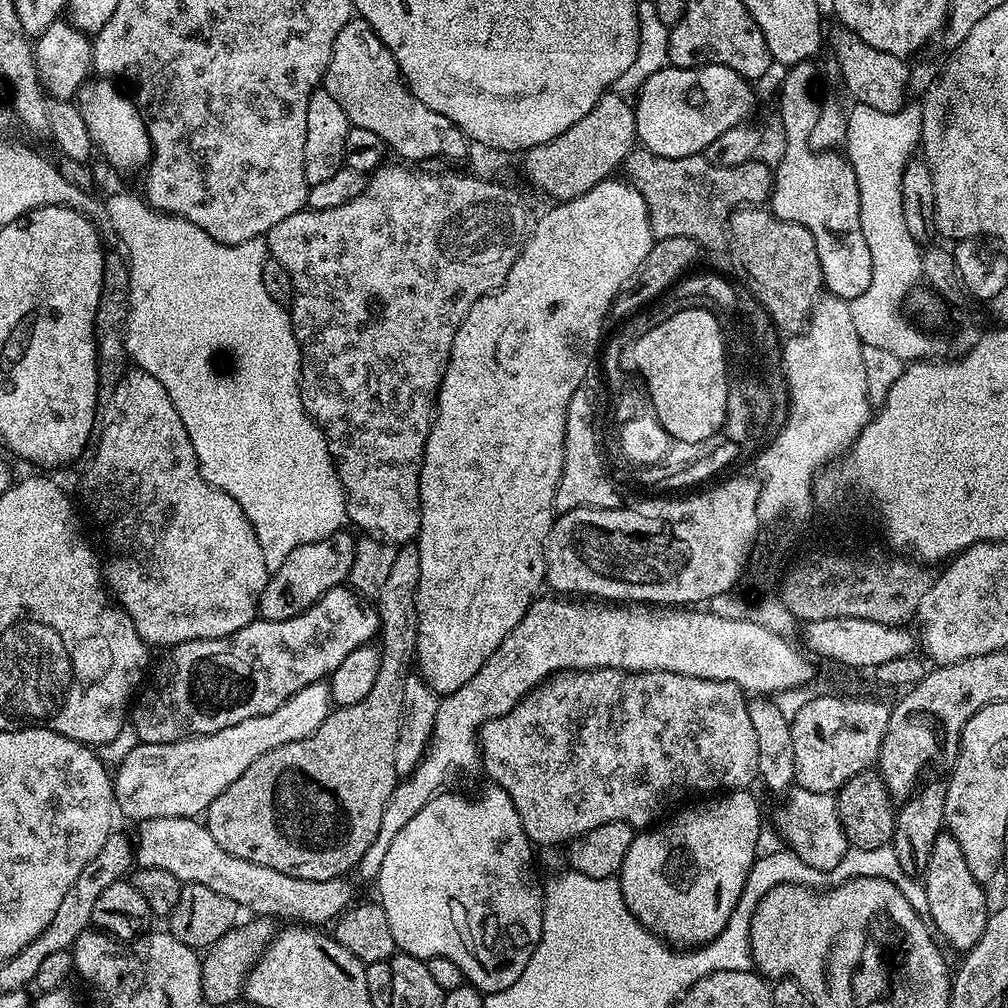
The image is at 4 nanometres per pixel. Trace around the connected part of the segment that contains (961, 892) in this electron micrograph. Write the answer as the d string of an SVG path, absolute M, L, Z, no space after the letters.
M941 830L930 846L930 858L922 873L922 883L928 903L927 919L938 936L940 931L939 939L945 945L948 943L950 947L957 948L957 953L969 952L978 938L982 938L982 930L986 930L988 925L988 896L984 893L985 885L970 874L970 866L966 866L958 840L946 830Z

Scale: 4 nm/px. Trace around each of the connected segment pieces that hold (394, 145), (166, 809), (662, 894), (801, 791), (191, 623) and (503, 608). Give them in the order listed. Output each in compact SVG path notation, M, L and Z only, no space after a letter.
M353 18L338 30L322 87L338 106L342 106L342 110L346 110L351 127L378 134L393 153L401 156L397 156L401 161L432 160L435 156L460 160L468 152L470 141L461 128L454 126L450 118L418 102L404 83L394 54L378 38L370 22Z
M327 683L311 684L298 694L294 694L278 710L270 710L270 714L262 714L258 718L246 718L246 722L234 722L234 726L226 726L226 730L211 732L205 736L186 736L169 744L141 744L134 746L130 754L121 764L115 765L112 776L112 794L115 807L124 816L135 822L153 820L154 818L196 818L207 813L210 802L234 782L234 778L242 778L242 770L250 766L250 762L262 758L262 754L270 754L278 746L286 746L286 742L294 742L314 734L321 722L328 717L330 697Z
M748 790L725 791L715 798L705 799L708 800L705 804L682 809L661 828L652 826L637 831L634 842L630 842L630 850L626 850L626 862L622 862L618 879L626 906L648 932L659 936L665 943L684 948L708 944L722 934L730 914L740 901L748 872L758 859L760 804L750 793Z
M796 786L787 793L784 805L776 812L776 828L784 835L789 849L806 862L806 866L814 866L814 870L828 873L842 862L848 853L849 843L842 830L842 822L838 818L836 797L830 792L815 792Z
M133 367L126 371L118 382L115 391L111 394L110 403L112 403L112 413L109 414L104 429L102 429L103 424L99 429L98 439L95 441L96 453L93 454L92 461L84 472L84 492L88 495L88 504L92 507L101 530L104 531L105 542L108 543L108 560L106 556L102 564L102 575L116 603L134 622L138 634L149 646L155 646L155 644L171 646L191 640L213 640L242 630L257 619L260 595L270 575L254 526L246 518L242 506L238 506L238 502L234 502L230 494L210 486L202 478L198 458L194 454L194 446L186 434L186 426L182 426L182 418L178 418L178 410L174 410L174 402L170 402L170 394L166 394L158 378L146 374L141 368Z
M609 178L598 182L598 186L591 188L586 194L582 194L573 200L565 200L563 202L553 203L552 209L545 214L544 217L537 219L533 223L532 230L528 234L528 241L526 246L518 254L518 258L514 262L514 266L510 266L510 274L506 274L506 282L495 292L488 296L478 298L478 302L474 302L474 306L470 306L470 314L466 314L466 318L462 322L462 326L458 326L458 334L454 334L454 346L450 350L450 359L448 359L448 366L444 371L444 377L440 383L440 393L436 395L436 411L432 418L432 429L426 438L426 450L422 458L422 470L420 471L420 535L415 541L416 549L420 552L420 561L418 562L418 590L416 591L416 609L418 610L418 642L416 643L416 658L415 663L418 665L419 675L423 676L424 681L427 682L437 694L447 694L458 690L458 686L466 686L466 682L470 682L470 678L474 678L474 674L478 674L478 670L482 670L482 666L490 658L490 654L494 654L494 650L498 650L498 646L502 646L502 642L506 638L506 634L510 630L514 630L514 626L518 626L518 622L522 622L522 614L526 614L526 610L532 604L533 600L537 599L536 592L546 584L546 565L544 562L544 554L548 542L548 532L552 528L554 519L554 505L556 503L556 487L558 486L558 478L562 474L562 462L564 461L564 435L566 434L566 414L570 406L570 398L574 395L574 390L578 390L580 384L585 383L589 379L588 367L592 364L592 359L597 359L598 349L602 344L602 336L600 340L600 331L604 328L604 319L609 319L612 303L618 294L618 290L626 282L626 278L630 278L630 274L634 274L634 270L642 262L642 258L646 258L646 254L650 254L654 243L652 235L652 227L648 221L648 207L642 198L642 194L638 194L638 190L627 179Z

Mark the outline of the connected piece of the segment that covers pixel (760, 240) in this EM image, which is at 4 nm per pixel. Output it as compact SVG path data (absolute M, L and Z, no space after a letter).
M741 206L728 217L726 229L726 248L732 251L732 260L745 276L744 284L751 295L759 300L769 318L781 333L795 334L808 323L812 307L824 288L822 270L819 266L818 249L814 236L806 226L792 221L779 220L764 206Z

